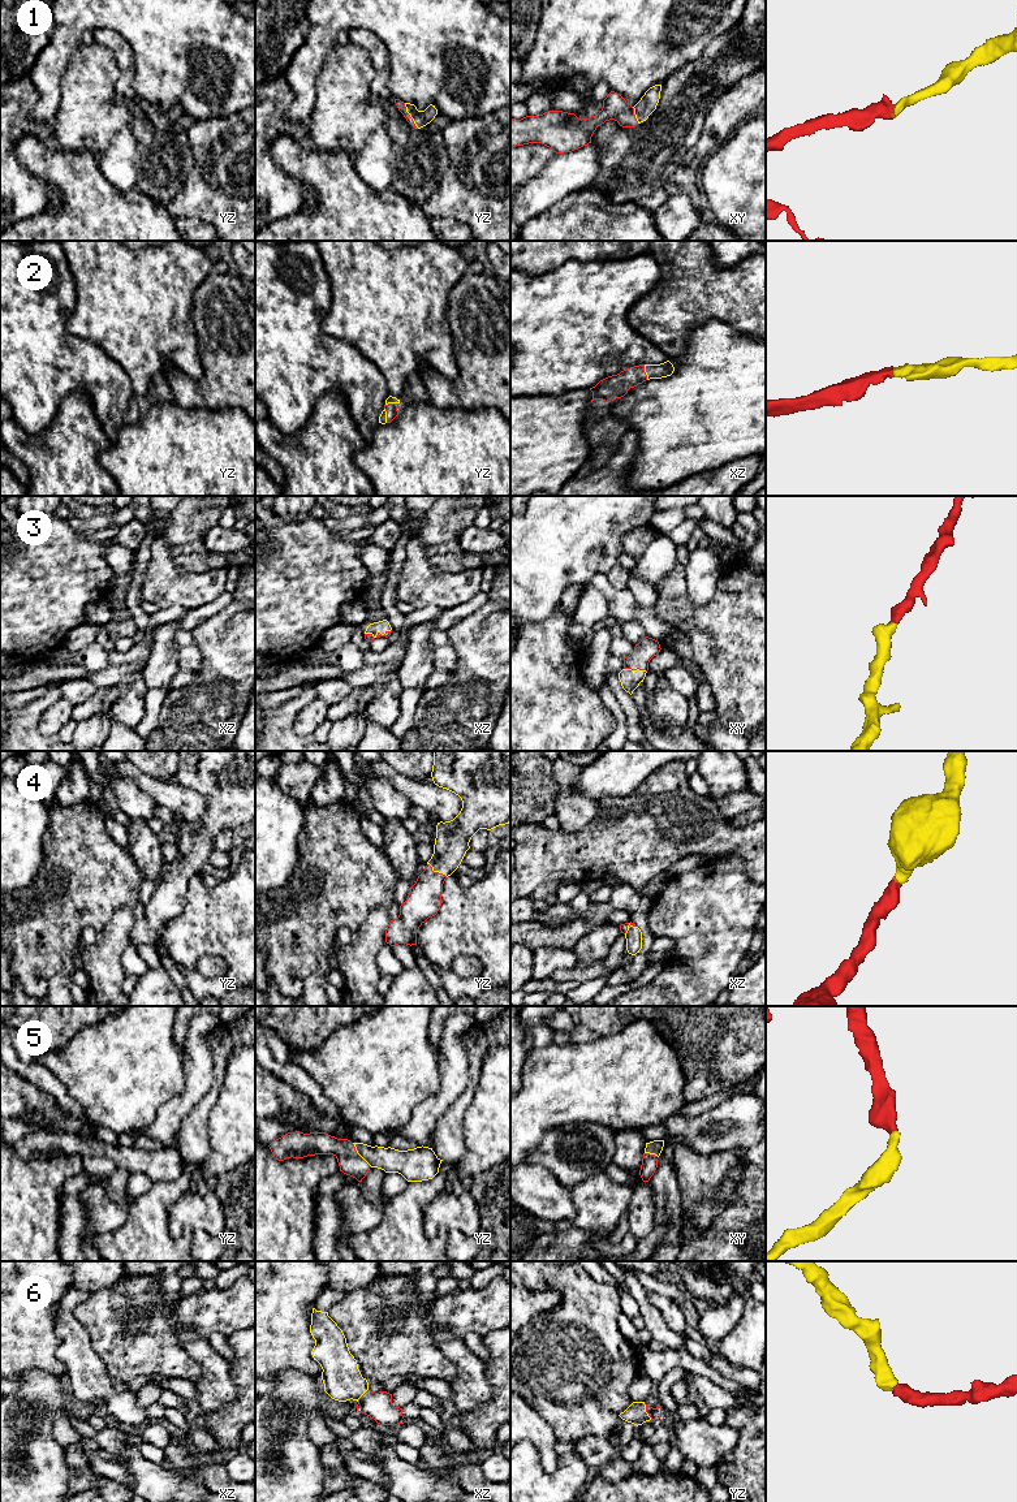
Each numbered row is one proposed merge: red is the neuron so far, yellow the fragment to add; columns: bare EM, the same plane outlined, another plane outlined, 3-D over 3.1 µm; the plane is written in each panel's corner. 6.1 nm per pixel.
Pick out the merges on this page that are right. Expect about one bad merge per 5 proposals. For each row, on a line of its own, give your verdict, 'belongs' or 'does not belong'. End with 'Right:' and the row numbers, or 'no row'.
1: belongs
2: belongs
3: belongs
4: belongs
5: belongs
6: belongs
Right: 1, 2, 3, 4, 5, 6

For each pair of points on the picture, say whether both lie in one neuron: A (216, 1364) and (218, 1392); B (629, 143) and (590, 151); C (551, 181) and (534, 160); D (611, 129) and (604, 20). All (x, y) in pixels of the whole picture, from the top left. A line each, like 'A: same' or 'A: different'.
A: same
B: different
C: different
D: different

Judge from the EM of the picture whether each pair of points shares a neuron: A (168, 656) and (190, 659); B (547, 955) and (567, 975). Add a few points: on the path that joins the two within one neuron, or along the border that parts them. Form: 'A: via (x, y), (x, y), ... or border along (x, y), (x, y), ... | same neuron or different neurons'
A: border along (179, 629), (173, 638), (173, 647), (180, 668) | different neurons
B: border along (576, 965), (568, 969), (556, 969), (548, 978) | different neurons

